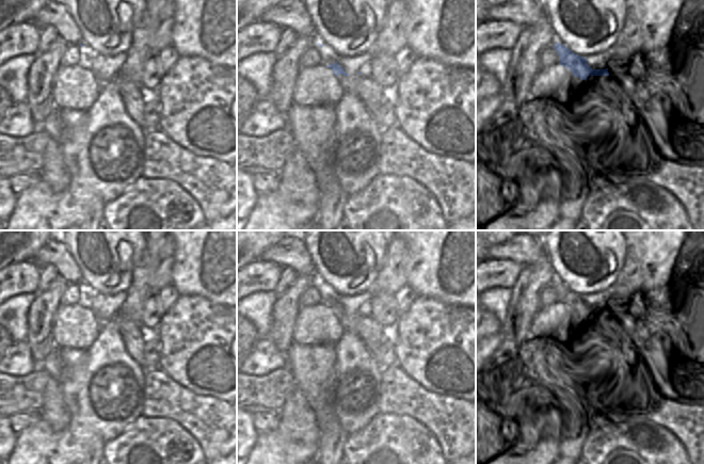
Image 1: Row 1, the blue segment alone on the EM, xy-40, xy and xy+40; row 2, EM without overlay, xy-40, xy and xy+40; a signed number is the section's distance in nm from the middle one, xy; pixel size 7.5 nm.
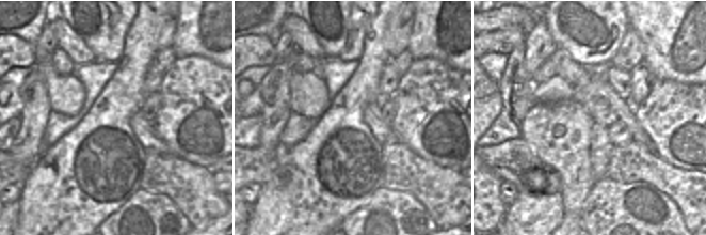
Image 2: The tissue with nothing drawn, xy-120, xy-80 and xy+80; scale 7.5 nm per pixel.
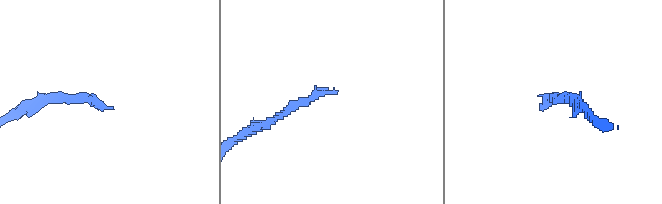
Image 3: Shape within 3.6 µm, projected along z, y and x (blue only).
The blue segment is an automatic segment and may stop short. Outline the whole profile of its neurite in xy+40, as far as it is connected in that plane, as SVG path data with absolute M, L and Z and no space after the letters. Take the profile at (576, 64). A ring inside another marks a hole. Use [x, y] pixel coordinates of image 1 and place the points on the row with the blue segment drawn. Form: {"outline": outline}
{"outline": "M560 43L553 47L559 55L559 65L566 67L577 79L580 85L580 96L585 98L585 83L589 76L609 76L608 68L592 69L585 57L575 54L572 50Z"}

